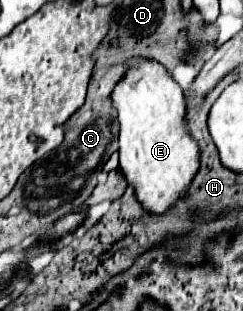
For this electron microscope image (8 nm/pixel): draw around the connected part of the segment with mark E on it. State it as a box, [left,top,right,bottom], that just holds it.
[110,58,198,214]

